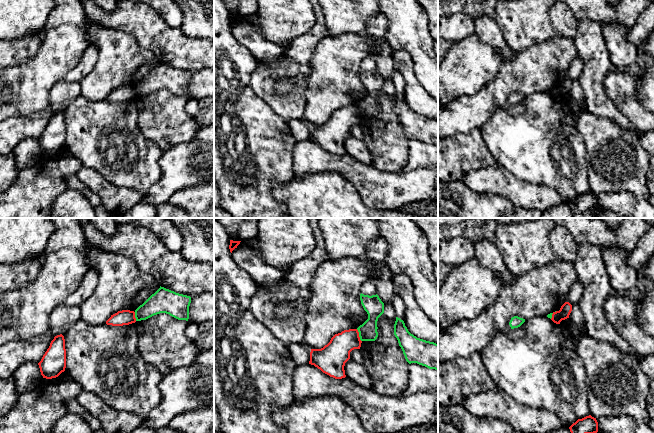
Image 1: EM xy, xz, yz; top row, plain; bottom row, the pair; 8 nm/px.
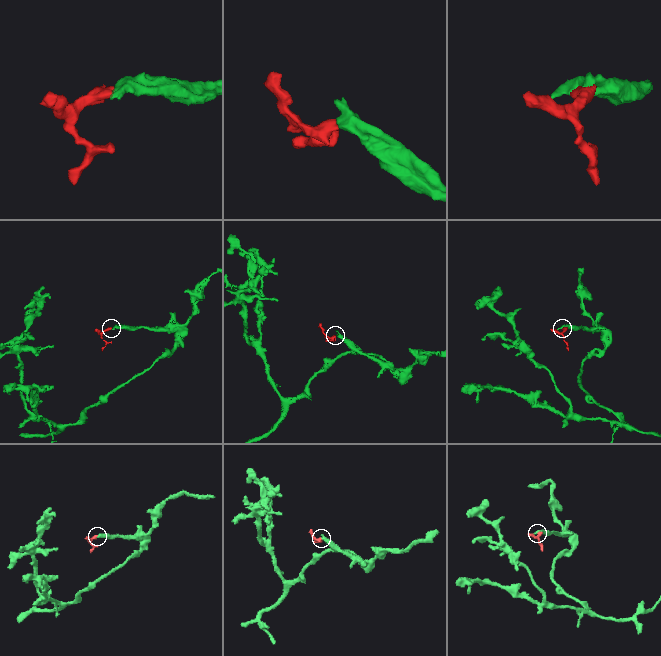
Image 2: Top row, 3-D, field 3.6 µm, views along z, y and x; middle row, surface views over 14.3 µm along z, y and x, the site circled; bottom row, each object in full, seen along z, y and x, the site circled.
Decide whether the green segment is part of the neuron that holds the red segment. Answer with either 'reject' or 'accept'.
reject

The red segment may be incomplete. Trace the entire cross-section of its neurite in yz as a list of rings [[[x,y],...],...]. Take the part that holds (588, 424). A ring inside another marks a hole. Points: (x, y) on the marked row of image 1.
[[[589,415],[582,419],[578,419],[569,429],[571,433],[597,433],[598,422],[596,418]]]

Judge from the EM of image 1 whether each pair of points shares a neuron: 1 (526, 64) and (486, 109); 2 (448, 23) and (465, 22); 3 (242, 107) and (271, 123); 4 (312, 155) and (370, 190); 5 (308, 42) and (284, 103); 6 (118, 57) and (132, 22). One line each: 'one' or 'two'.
1: one
2: one
3: one
4: one
5: one
6: two

